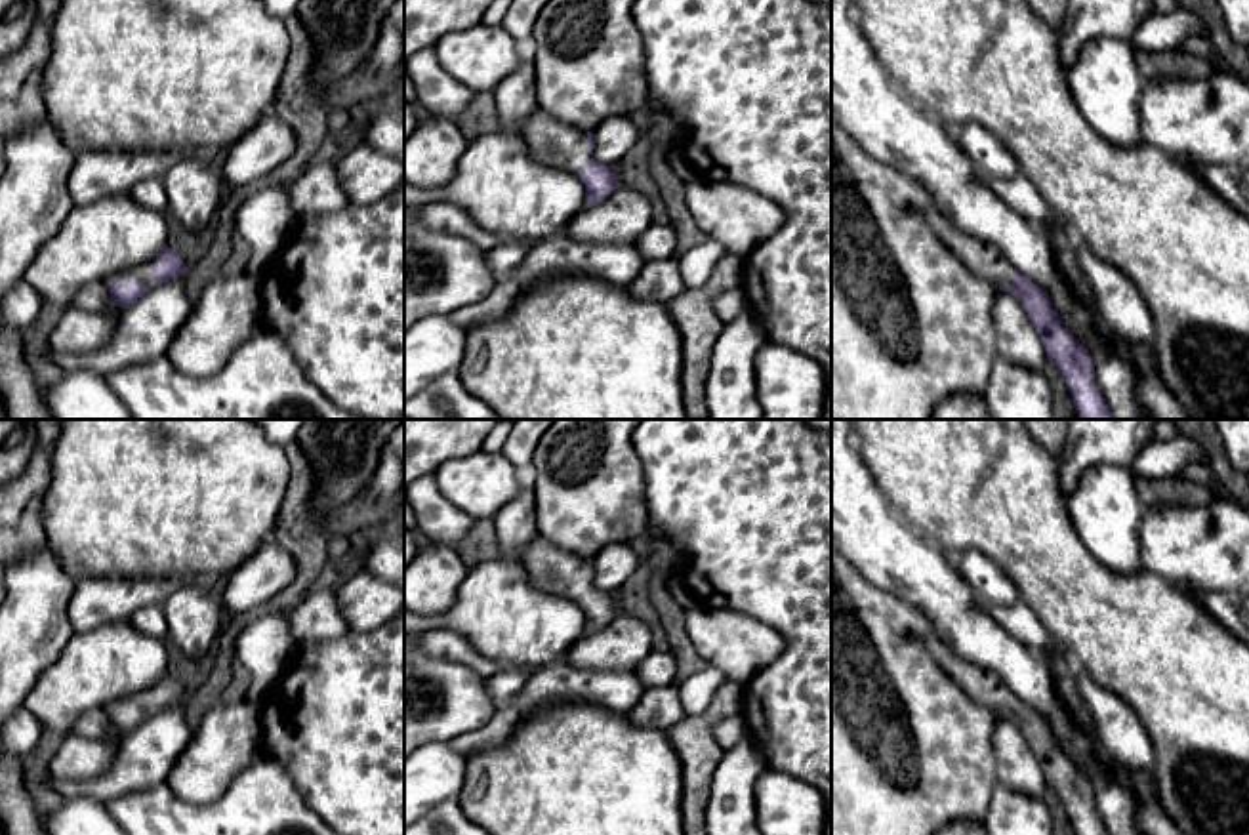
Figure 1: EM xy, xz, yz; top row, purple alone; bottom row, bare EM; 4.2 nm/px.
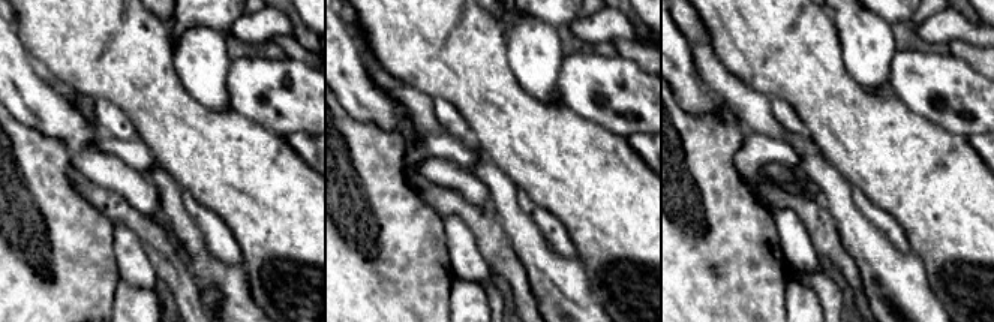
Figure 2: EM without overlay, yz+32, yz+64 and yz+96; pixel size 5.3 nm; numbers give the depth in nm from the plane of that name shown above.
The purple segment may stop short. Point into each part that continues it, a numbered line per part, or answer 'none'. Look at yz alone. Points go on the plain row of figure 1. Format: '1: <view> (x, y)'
1: yz (984, 687)

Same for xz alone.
1: xz (553, 570)

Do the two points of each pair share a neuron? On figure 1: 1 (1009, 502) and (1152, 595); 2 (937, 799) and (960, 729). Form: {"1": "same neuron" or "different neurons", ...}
{"1": "same neuron", "2": "same neuron"}

